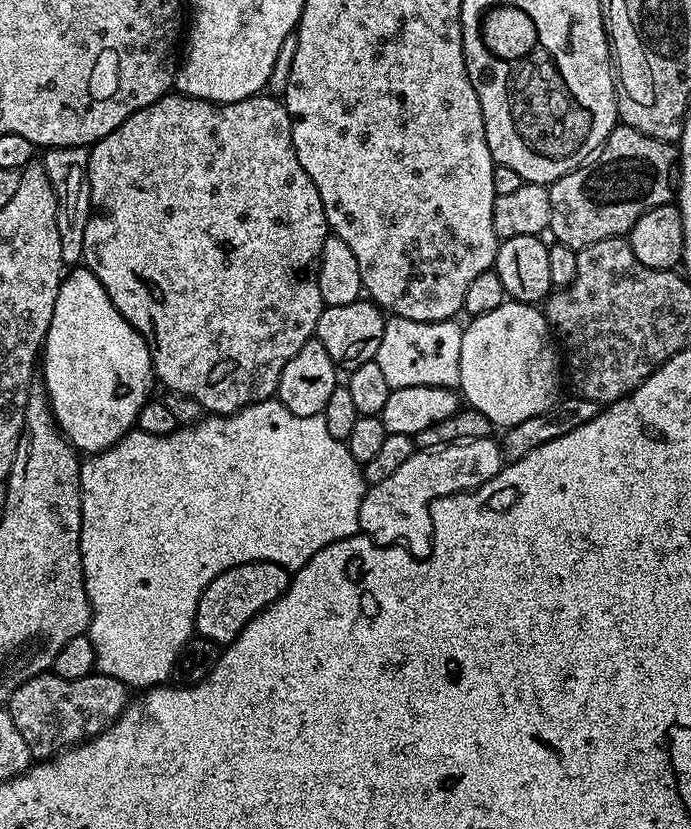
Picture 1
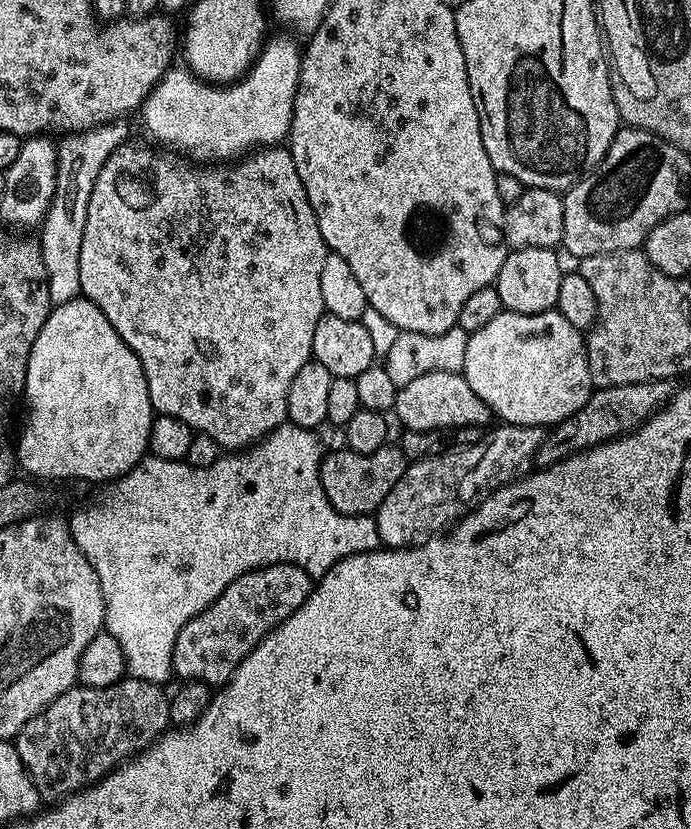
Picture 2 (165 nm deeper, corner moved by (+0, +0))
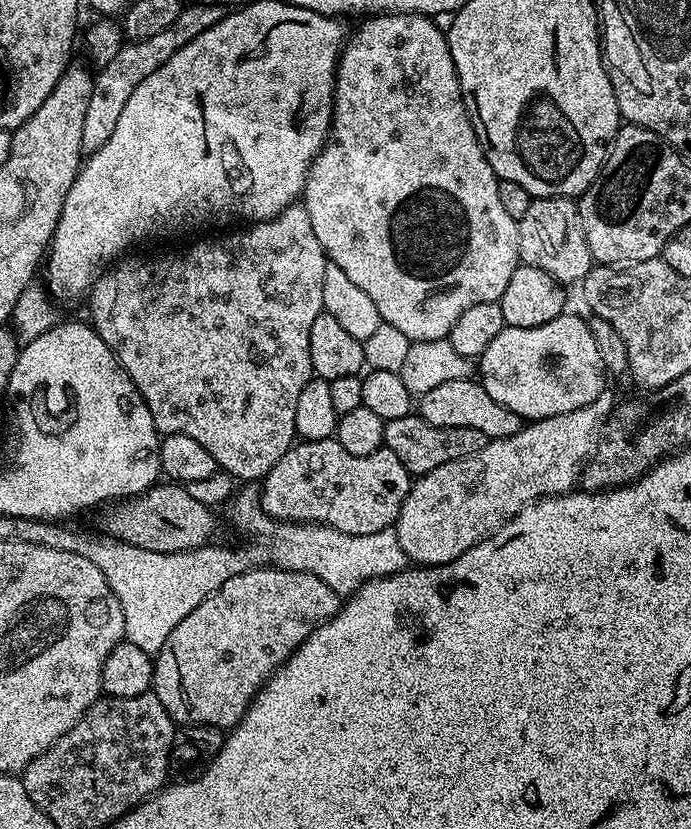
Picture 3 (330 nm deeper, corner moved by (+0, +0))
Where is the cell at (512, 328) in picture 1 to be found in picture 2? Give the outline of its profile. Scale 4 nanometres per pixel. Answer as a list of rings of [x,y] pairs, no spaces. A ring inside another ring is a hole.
[[[501,310],[494,318],[490,318],[490,322],[486,322],[486,326],[482,326],[482,330],[469,335],[462,375],[466,382],[470,382],[470,390],[474,390],[474,394],[478,394],[486,406],[490,406],[497,421],[527,428],[560,424],[570,418],[570,414],[582,410],[594,391],[585,333],[570,326],[570,322],[566,322],[566,318],[562,318],[562,314],[555,310],[538,314]]]

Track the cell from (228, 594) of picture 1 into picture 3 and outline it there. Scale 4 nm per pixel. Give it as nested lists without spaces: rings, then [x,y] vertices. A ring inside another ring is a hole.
[[[271,566],[249,567],[222,582],[206,602],[194,606],[194,610],[170,630],[170,638],[166,638],[162,650],[154,656],[152,691],[177,725],[205,724],[231,730],[246,714],[260,687],[268,683],[273,672],[290,659],[296,647],[319,624],[325,624],[336,614],[341,603],[338,593],[309,572],[291,572]]]

